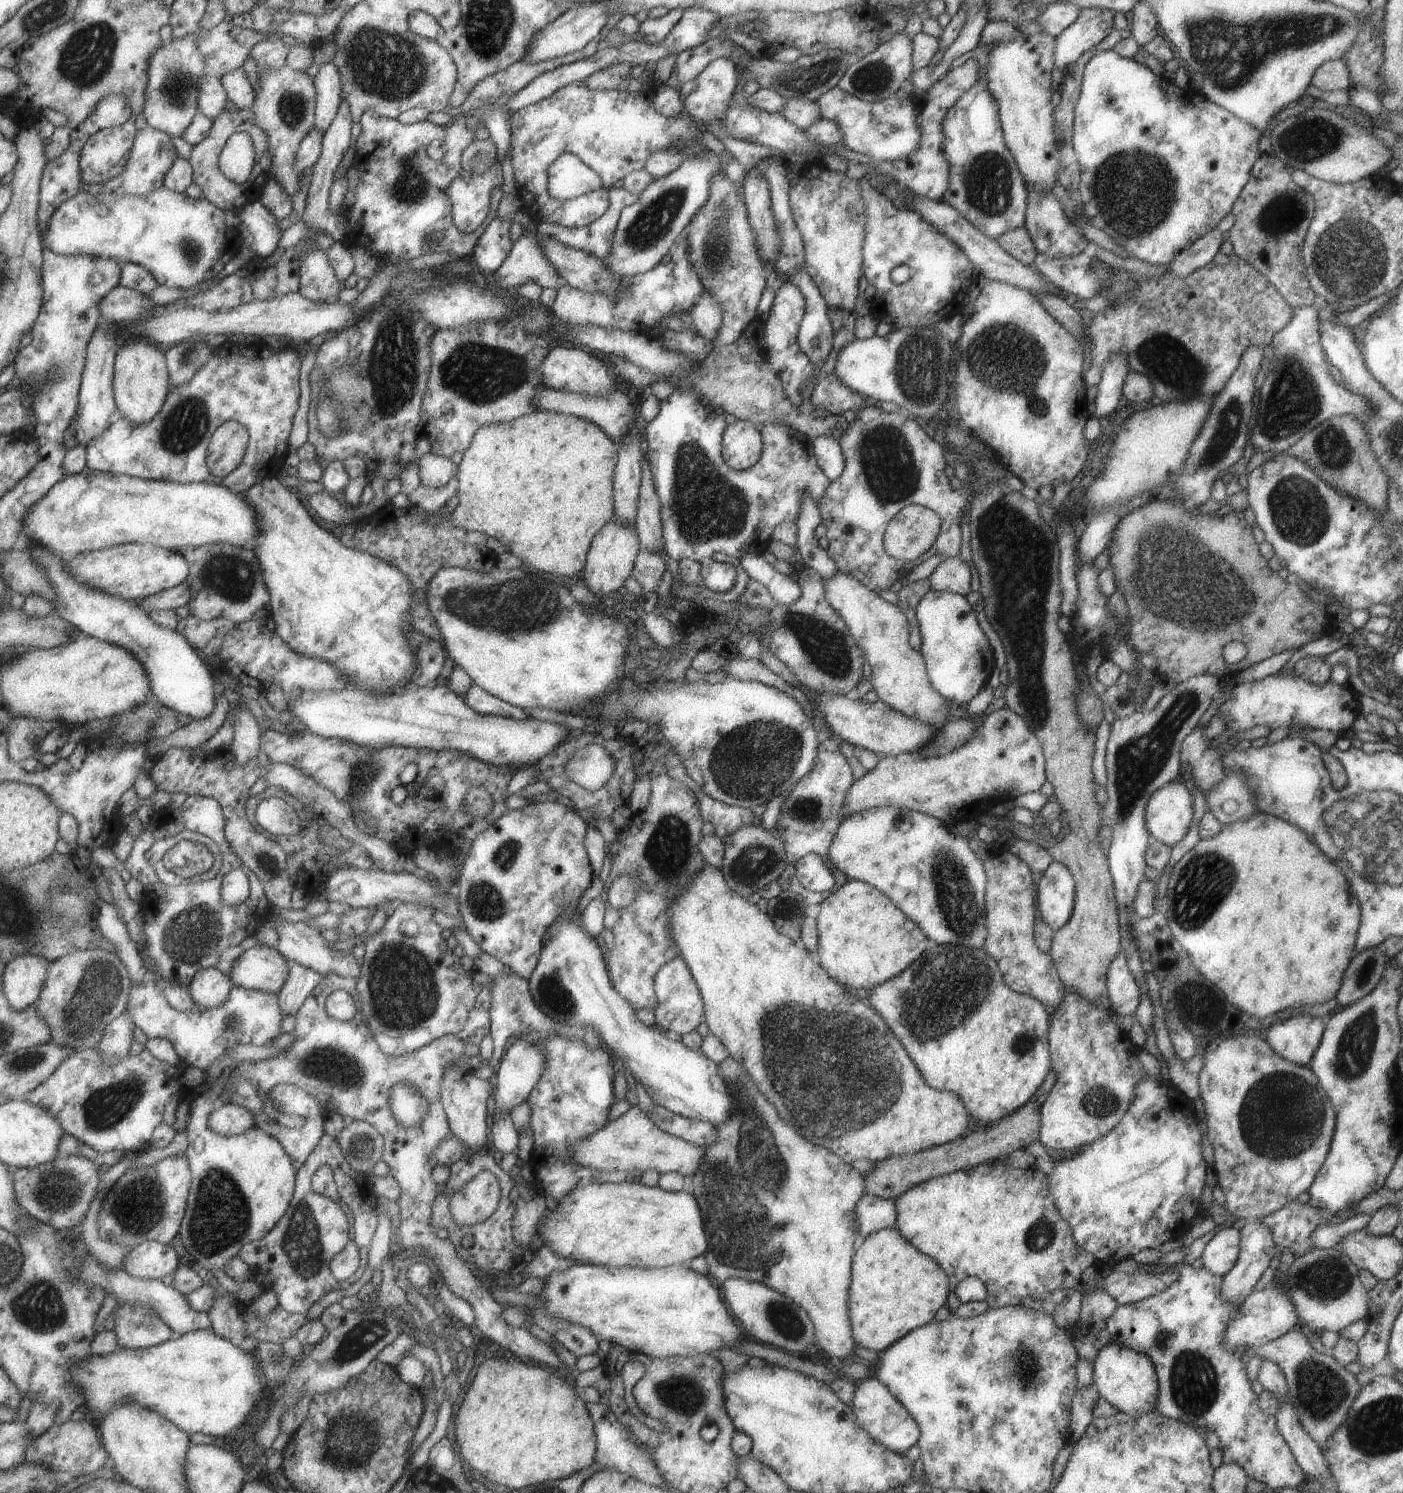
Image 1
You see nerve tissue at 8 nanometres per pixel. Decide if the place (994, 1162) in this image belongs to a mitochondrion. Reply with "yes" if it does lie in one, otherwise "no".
no

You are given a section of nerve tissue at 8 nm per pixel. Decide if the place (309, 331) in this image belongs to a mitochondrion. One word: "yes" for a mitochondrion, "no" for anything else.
no

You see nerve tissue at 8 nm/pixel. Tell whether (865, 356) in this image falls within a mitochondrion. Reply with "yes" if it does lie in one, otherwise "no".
no

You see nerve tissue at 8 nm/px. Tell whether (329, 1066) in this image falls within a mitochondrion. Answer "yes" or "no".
yes

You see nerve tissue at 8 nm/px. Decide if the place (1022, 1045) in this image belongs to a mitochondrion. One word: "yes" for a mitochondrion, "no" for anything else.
yes

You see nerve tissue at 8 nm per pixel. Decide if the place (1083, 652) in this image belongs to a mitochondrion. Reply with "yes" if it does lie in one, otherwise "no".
no

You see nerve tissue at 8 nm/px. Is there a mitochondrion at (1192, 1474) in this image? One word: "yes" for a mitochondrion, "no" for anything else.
no

